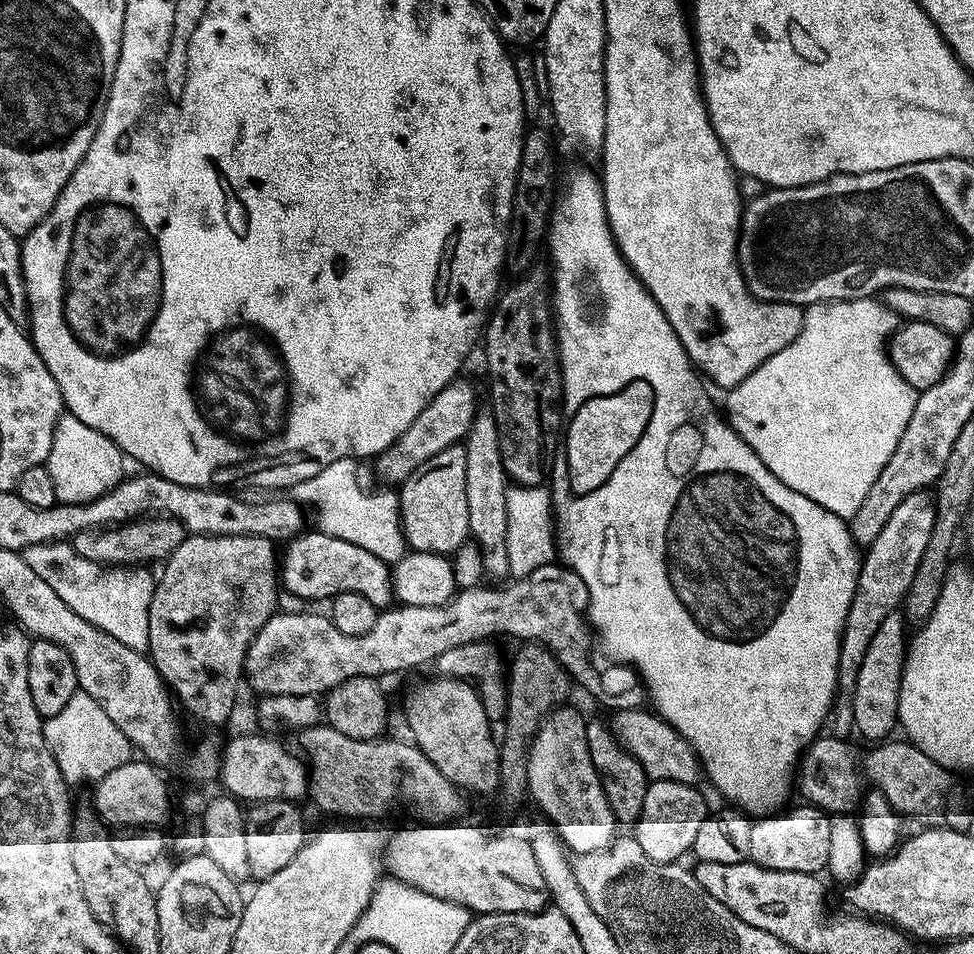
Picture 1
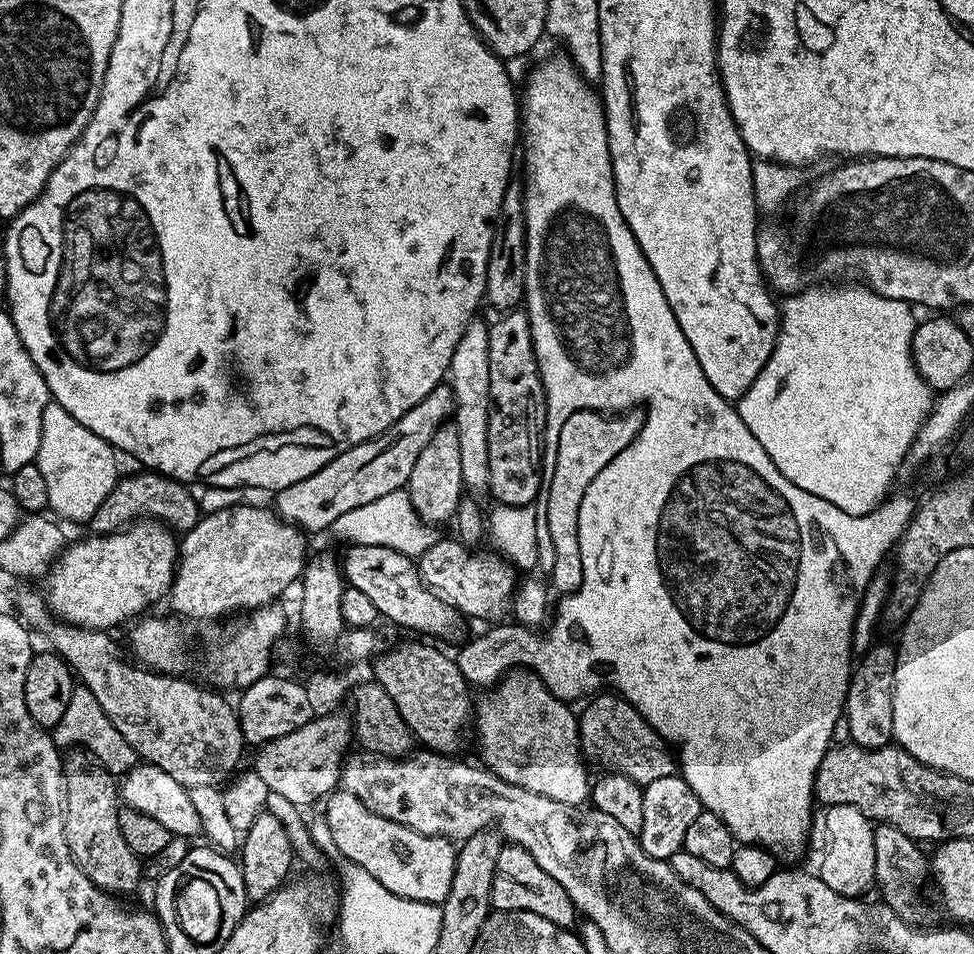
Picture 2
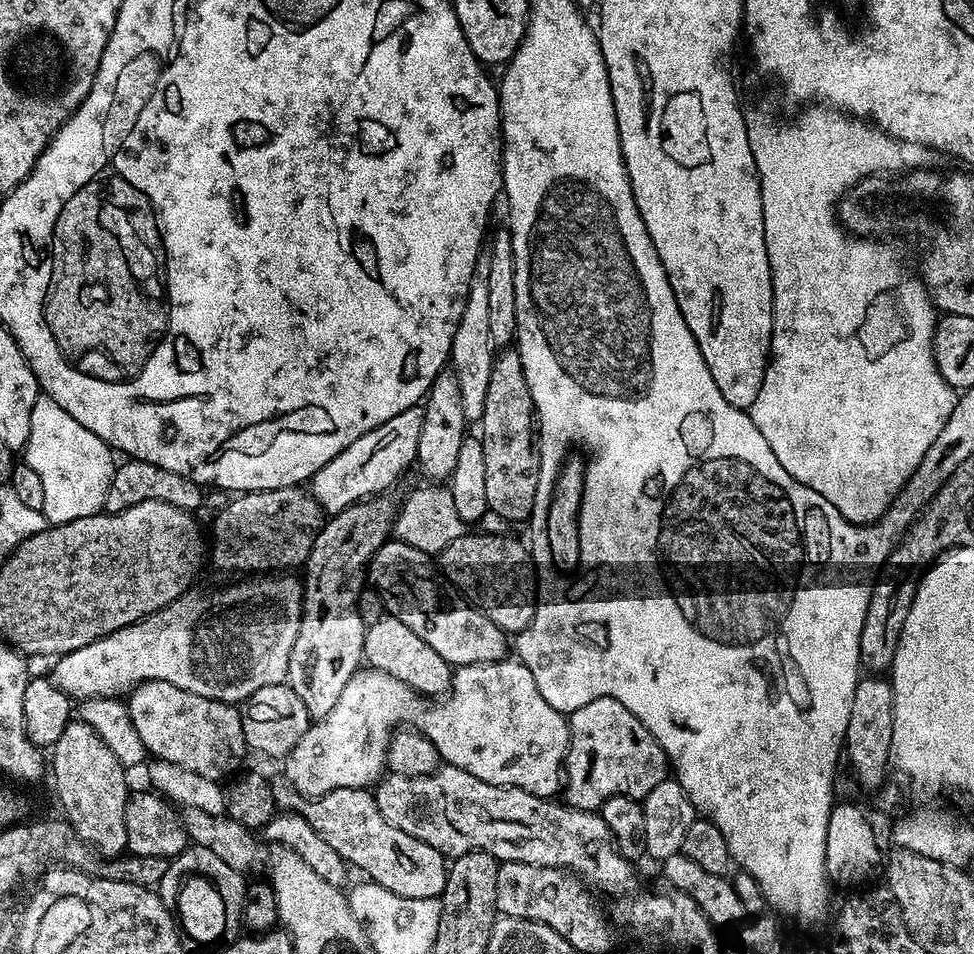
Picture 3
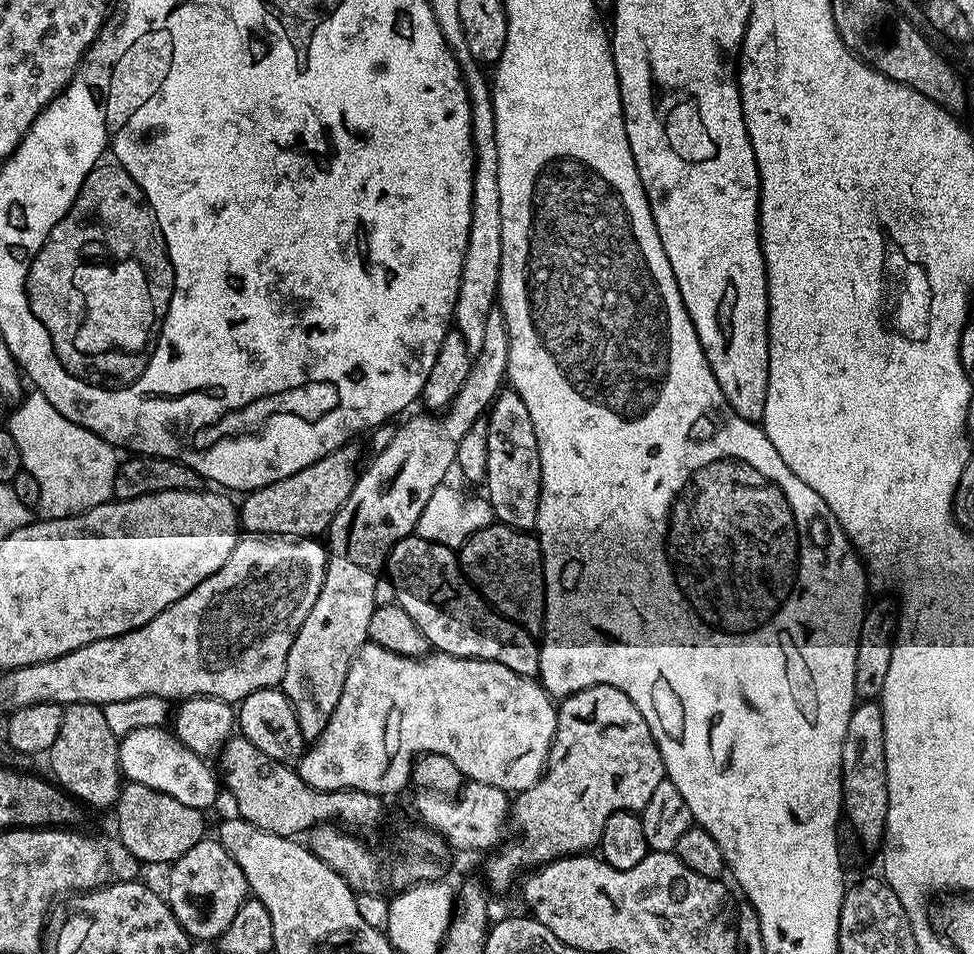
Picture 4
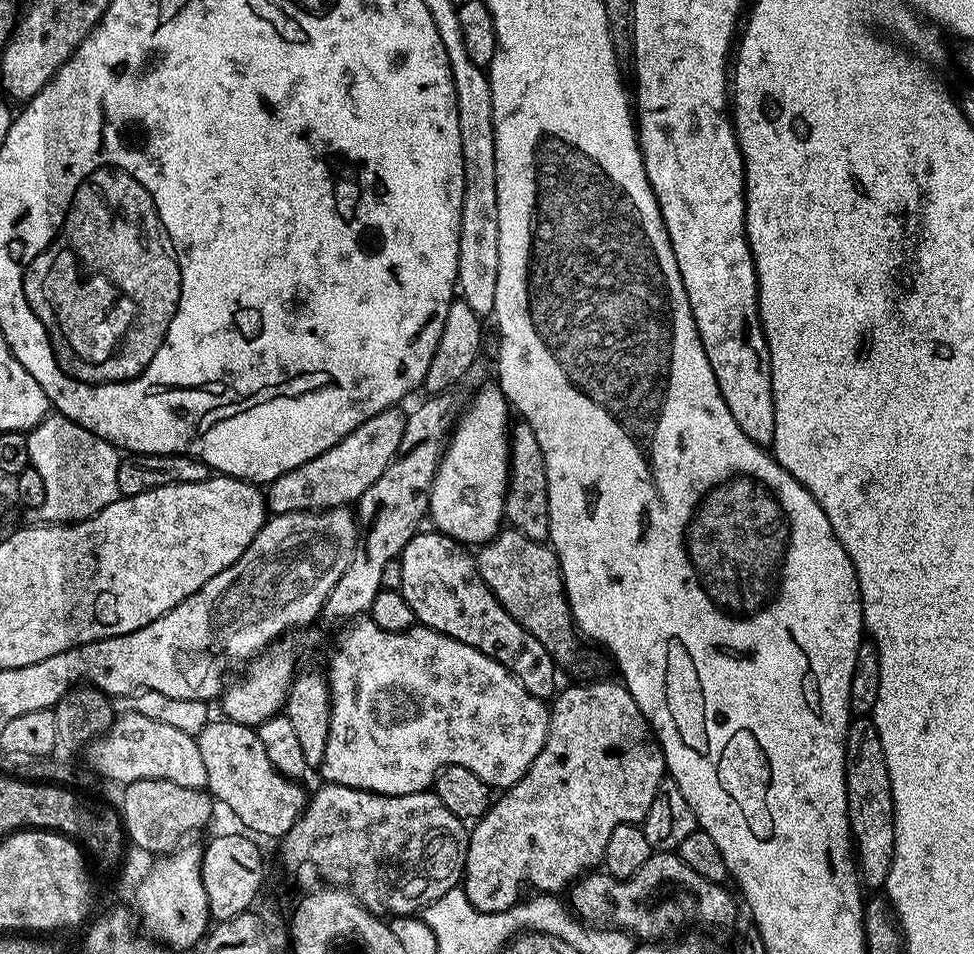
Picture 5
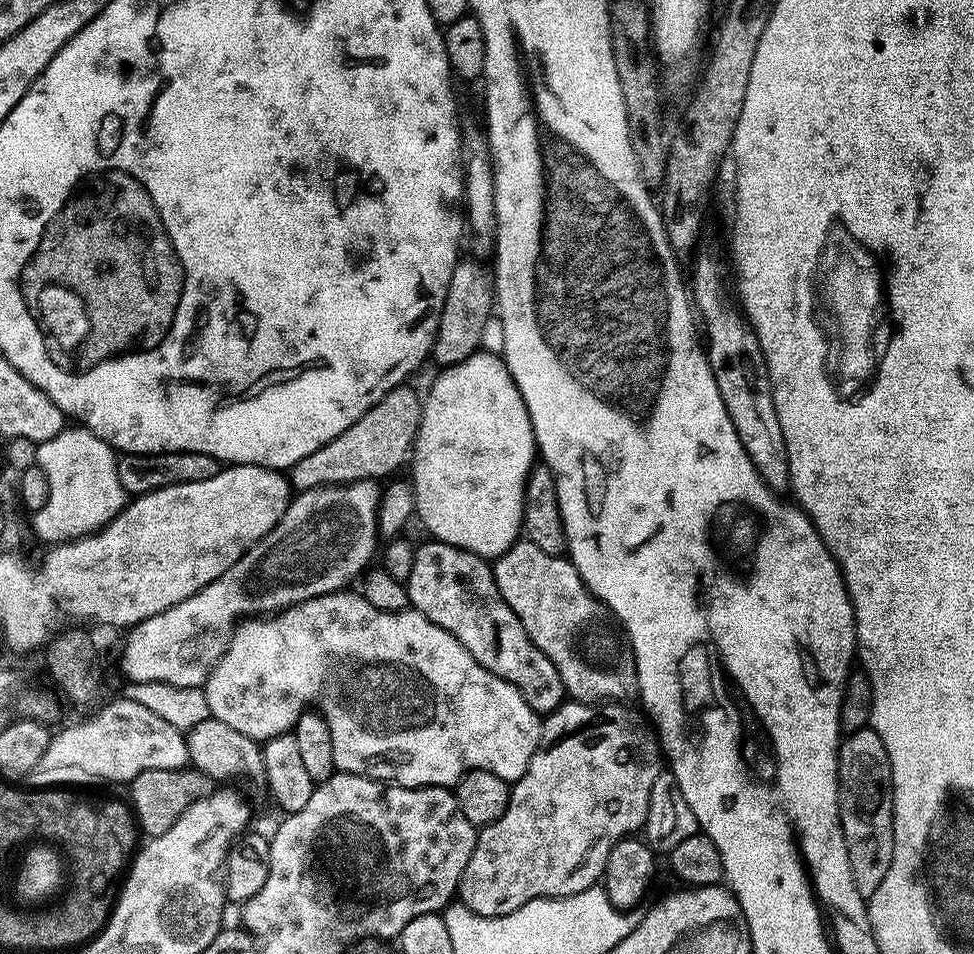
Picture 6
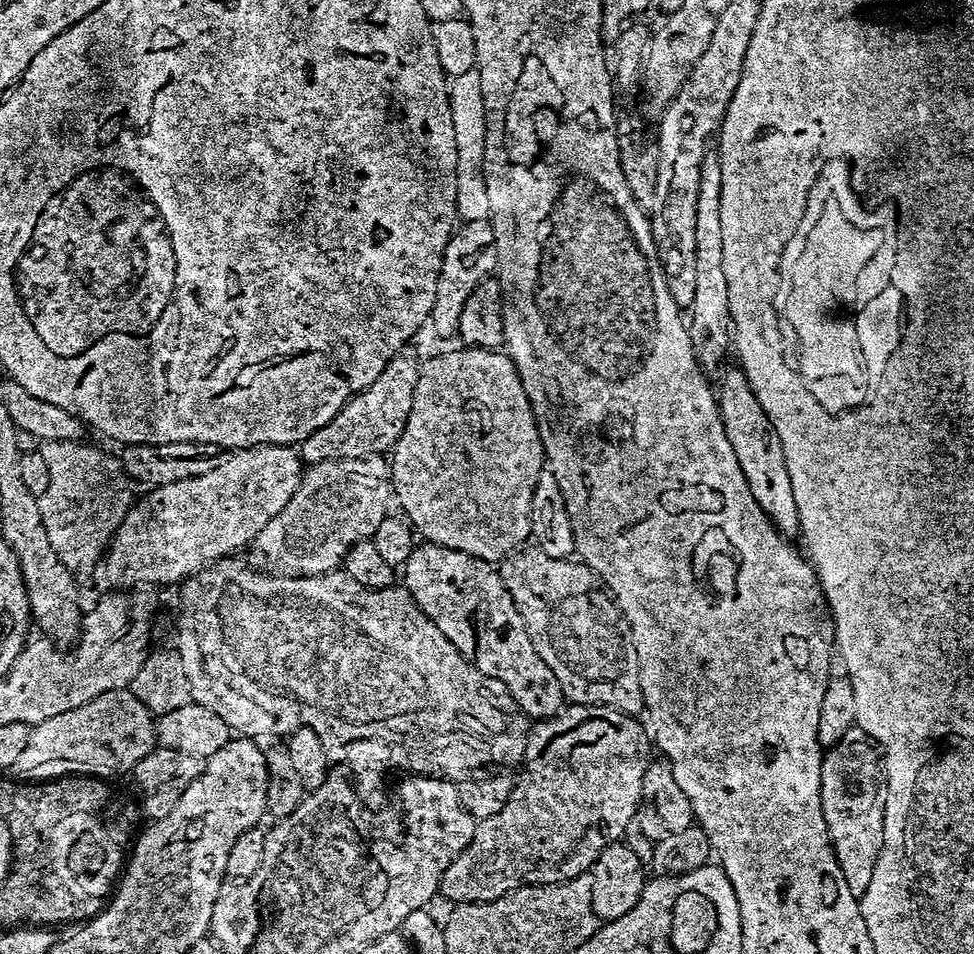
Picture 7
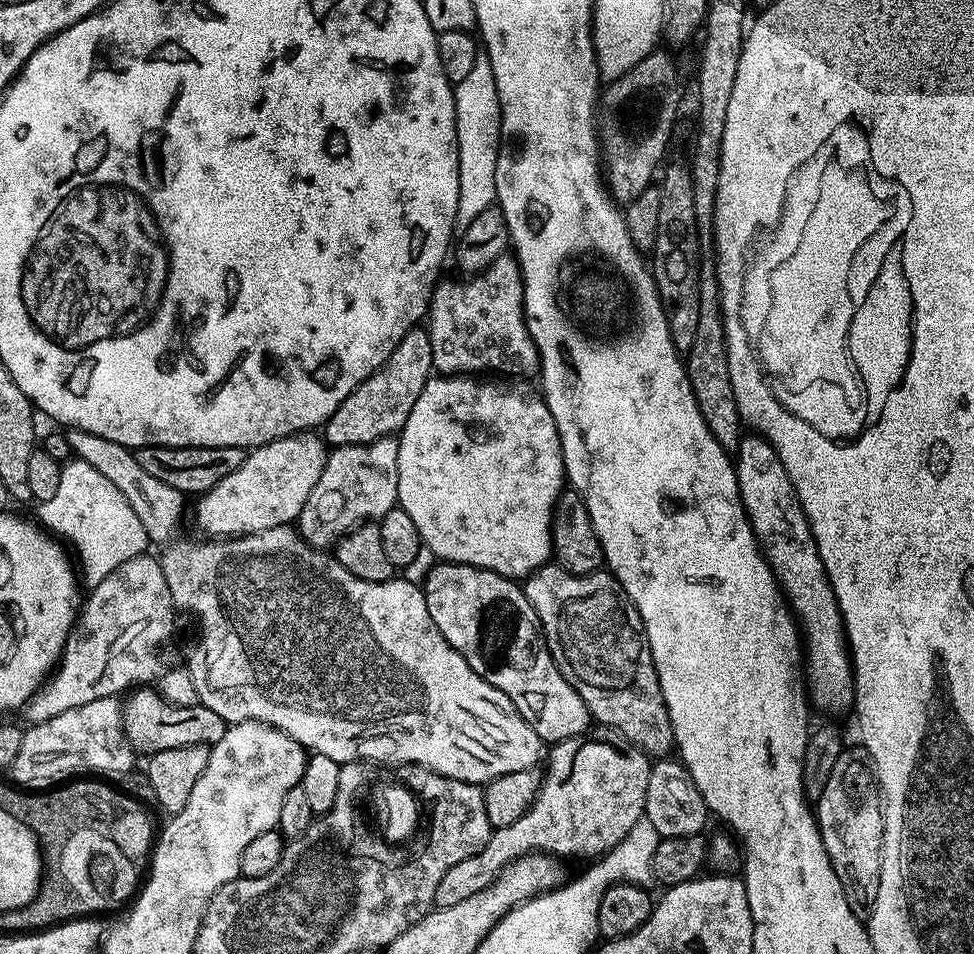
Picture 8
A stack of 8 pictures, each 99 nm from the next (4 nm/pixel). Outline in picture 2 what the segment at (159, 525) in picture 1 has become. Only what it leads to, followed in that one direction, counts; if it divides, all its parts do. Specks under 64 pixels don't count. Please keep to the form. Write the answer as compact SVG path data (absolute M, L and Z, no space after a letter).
M136 470L133 476L121 475L116 481L114 490L106 494L102 506L94 510L94 514L87 520L87 527L98 536L109 536L111 532L118 532L129 524L143 520L159 520L161 524L167 524L173 532L183 534L189 532L200 521L202 509L198 501L192 497L192 492L187 483L172 480L161 472L151 470Z

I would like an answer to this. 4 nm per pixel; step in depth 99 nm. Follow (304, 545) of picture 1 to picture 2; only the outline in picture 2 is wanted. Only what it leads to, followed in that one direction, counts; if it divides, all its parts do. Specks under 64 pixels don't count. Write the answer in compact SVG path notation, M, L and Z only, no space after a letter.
M353 544L347 549L349 552L345 554L344 560L342 556L342 571L347 587L357 588L363 594L366 594L370 601L374 602L379 615L385 620L393 620L396 624L401 624L404 628L413 628L416 632L425 632L425 637L436 638L432 636L441 636L444 640L461 639L460 631L466 624L465 617L457 612L452 604L445 602L437 592L427 588L420 577L420 570L415 559L408 557L398 550L387 549L386 546L362 546Z

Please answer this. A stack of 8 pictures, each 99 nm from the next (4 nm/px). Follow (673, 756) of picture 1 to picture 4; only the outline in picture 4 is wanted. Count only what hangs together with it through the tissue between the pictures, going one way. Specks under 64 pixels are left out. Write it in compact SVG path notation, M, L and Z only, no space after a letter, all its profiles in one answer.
M603 684L563 697L556 710L556 733L544 773L538 782L534 782L534 786L525 792L515 793L510 804L511 823L524 824L524 836L517 840L509 839L487 857L489 860L485 862L482 873L487 887L493 893L504 892L529 870L535 870L562 856L575 856L595 849L608 819L615 812L643 813L658 782L664 779L666 773L662 754L656 739L650 734L650 726L646 726L646 718L642 718L638 706L634 706L634 702L630 702L622 690Z

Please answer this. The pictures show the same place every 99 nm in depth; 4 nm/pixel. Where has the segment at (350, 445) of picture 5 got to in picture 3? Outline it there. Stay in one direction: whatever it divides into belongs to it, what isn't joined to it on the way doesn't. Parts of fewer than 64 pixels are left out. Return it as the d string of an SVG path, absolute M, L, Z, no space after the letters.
M297 486L236 494L229 500L232 501L217 514L216 521L212 524L212 536L210 532L210 564L212 560L218 571L240 572L236 574L276 574L281 570L299 569L308 563L314 538L326 523L326 513L320 509L320 504L312 497L311 491Z

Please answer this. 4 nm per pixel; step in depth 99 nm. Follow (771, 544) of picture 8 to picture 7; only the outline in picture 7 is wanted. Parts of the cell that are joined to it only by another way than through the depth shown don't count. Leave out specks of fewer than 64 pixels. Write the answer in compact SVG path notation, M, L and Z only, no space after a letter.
M739 367L730 368L727 369L729 372L724 378L724 386L719 391L718 403L730 446L734 446L738 466L742 466L742 474L746 474L746 486L750 486L754 502L762 506L764 513L772 519L781 534L789 538L799 537L801 530L798 502L794 502L794 486L790 482L790 470L786 470L782 438L778 438L774 422L766 418L766 410L762 410L762 402L758 402L746 374Z

